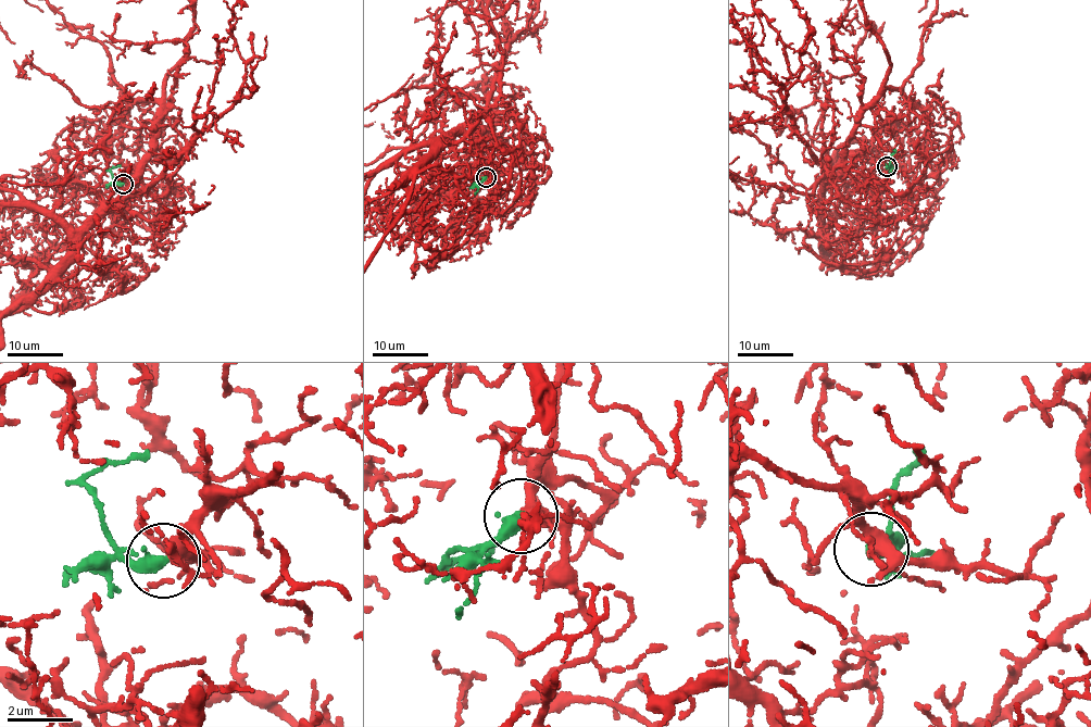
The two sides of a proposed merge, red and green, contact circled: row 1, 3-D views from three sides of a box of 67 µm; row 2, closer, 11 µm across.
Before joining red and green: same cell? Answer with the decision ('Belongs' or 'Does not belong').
Belongs

